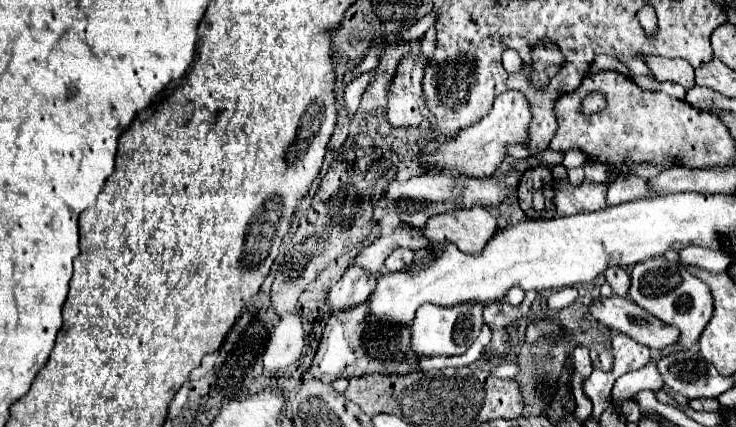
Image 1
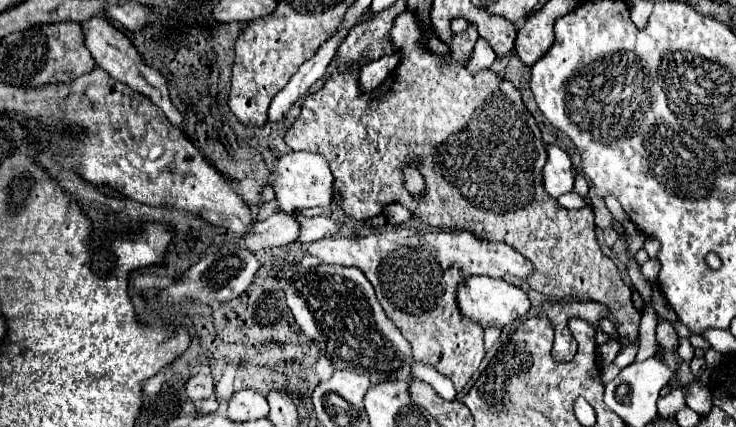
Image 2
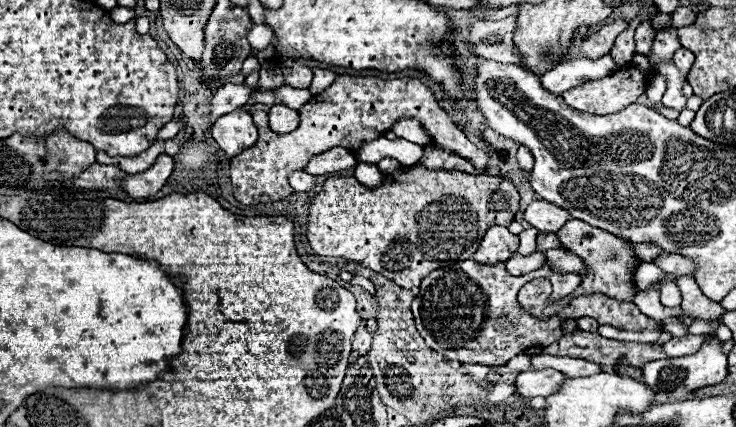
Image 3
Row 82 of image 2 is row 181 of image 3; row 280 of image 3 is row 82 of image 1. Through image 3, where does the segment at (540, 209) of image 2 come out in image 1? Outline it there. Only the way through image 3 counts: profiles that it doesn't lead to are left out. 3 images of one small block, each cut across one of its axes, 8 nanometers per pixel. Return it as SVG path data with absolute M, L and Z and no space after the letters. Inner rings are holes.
M412 54L398 64L398 74L388 94L388 120L392 126L420 126L424 118L422 74L426 64L426 58Z

